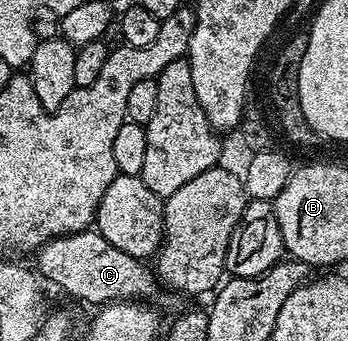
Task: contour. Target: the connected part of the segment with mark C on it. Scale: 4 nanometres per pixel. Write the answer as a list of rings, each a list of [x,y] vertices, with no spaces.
[[[95,230],[60,236],[42,245],[34,259],[35,267],[45,281],[48,279],[68,295],[95,306],[118,300],[148,302],[158,285],[155,271],[145,261],[126,254],[126,250],[118,250],[118,246],[110,246],[110,242],[106,242],[106,238]]]

